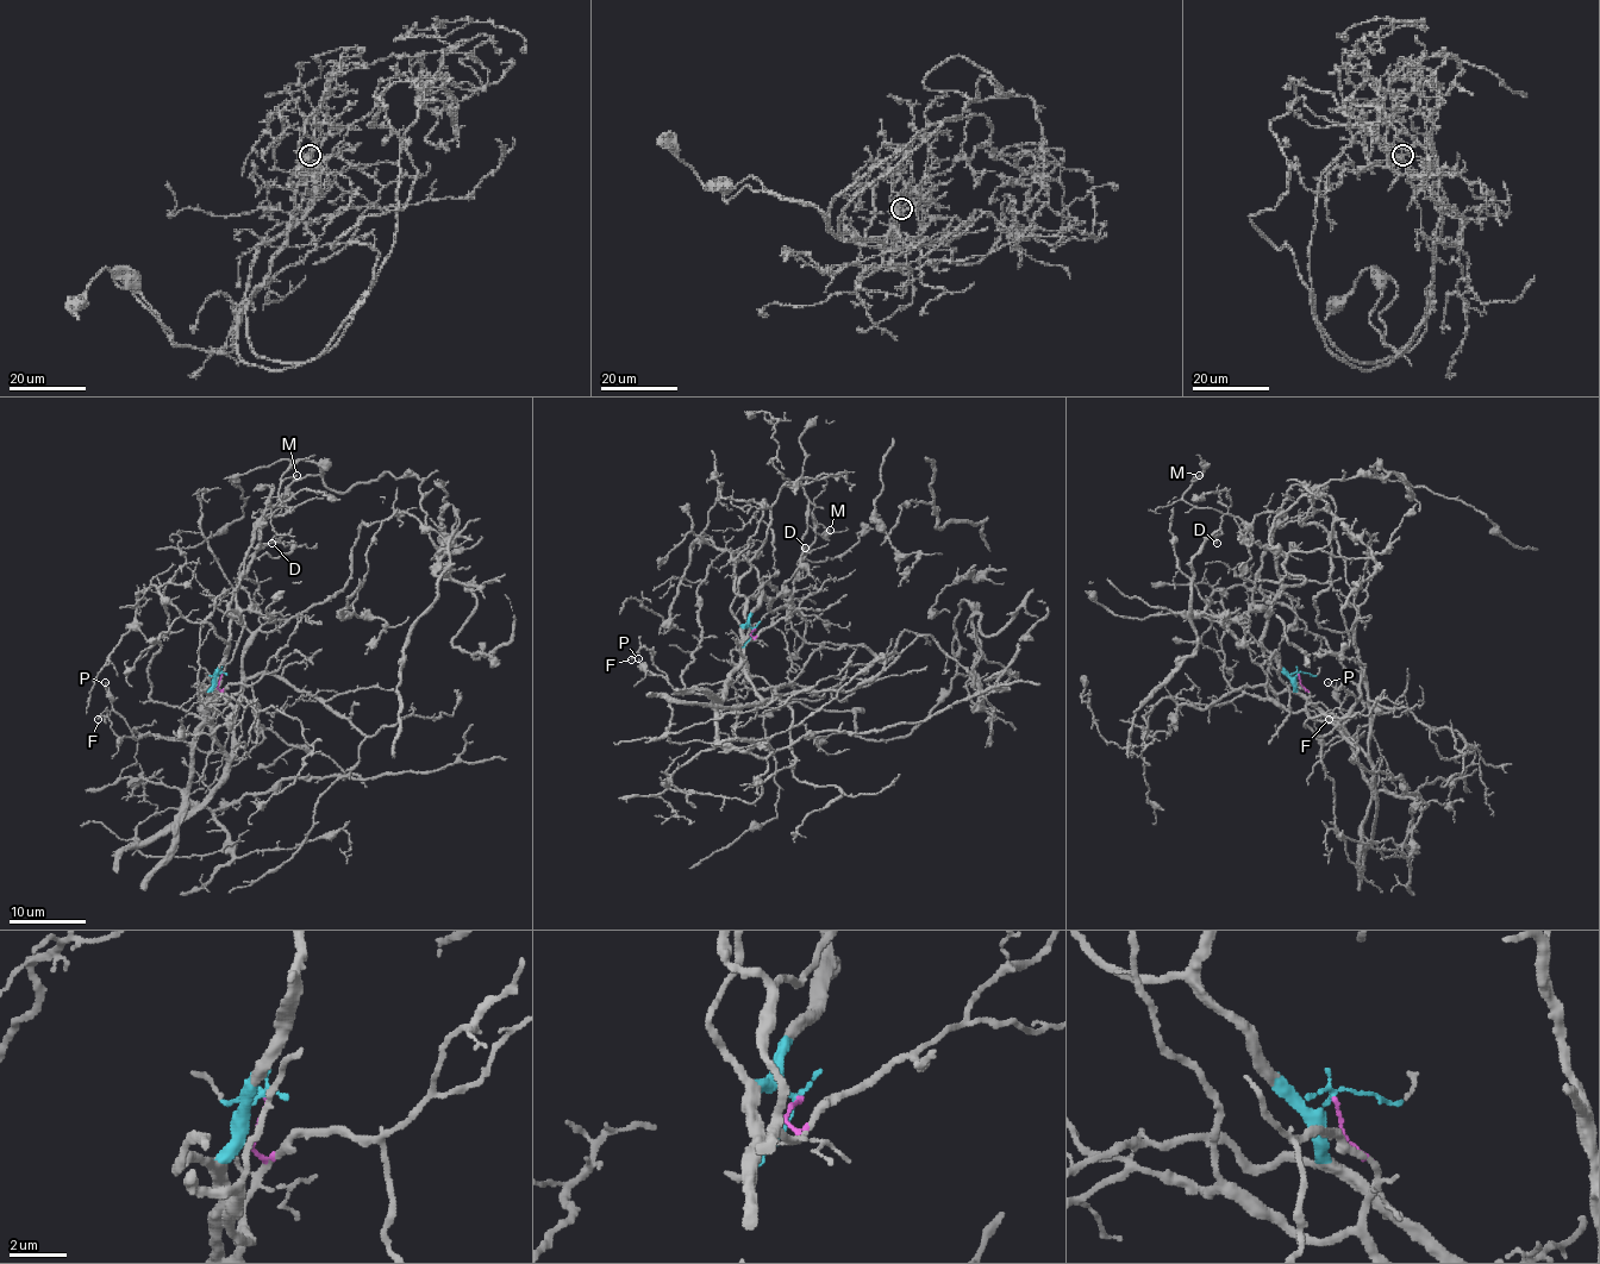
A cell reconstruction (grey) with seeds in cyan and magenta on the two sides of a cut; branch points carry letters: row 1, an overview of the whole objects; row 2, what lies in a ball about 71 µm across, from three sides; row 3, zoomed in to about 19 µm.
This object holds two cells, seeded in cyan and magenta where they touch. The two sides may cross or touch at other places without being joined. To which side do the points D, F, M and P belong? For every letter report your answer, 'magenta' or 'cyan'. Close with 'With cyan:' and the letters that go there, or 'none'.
D: cyan
F: cyan
M: cyan
P: cyan
With cyan: D, F, M, P

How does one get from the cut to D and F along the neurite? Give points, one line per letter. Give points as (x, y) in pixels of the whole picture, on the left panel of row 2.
D: (220, 674), (214, 677), (230, 643), (238, 580), (268, 514), (276, 533), (273, 543)
F: (220, 674), (208, 690), (208, 719), (189, 743), (151, 733), (119, 743), (111, 724), (98, 719)

